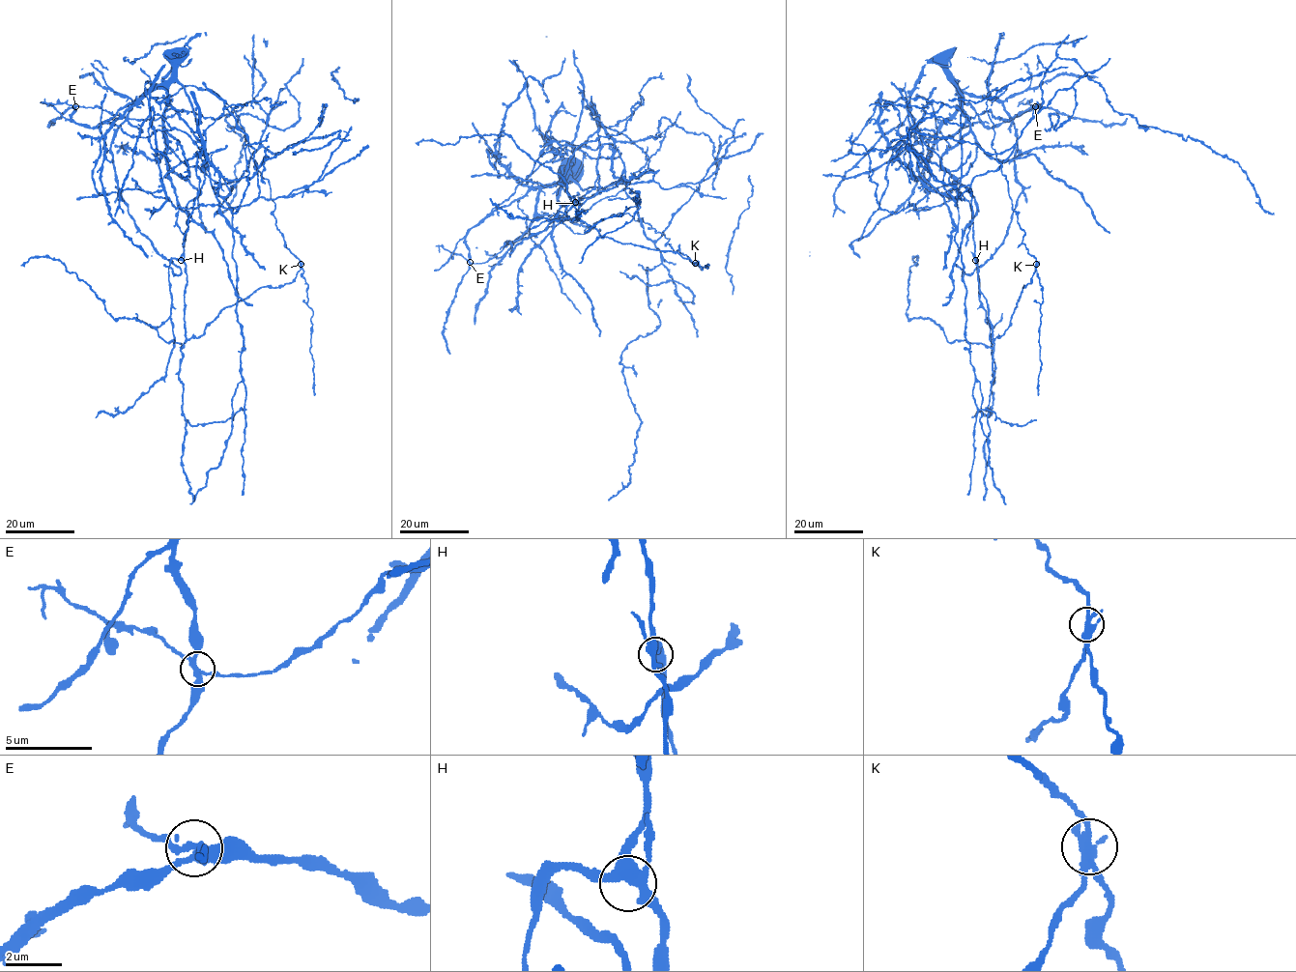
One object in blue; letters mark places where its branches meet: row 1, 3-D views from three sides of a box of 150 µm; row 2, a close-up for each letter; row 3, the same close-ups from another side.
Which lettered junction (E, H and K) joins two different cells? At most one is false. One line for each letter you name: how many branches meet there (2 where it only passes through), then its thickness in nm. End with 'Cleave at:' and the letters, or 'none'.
K: 4 branches meet; 300 nm thick
Cleave at: K

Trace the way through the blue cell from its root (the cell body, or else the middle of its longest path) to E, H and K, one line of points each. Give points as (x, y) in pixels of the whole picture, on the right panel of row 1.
E: (960, 192), (948, 171), (921, 157), (916, 128), (952, 136), (974, 123), (993, 128), (1035, 106)
H: (960, 192), (970, 207), (975, 260)
K: (960, 192), (970, 207), (979, 292), (986, 300), (994, 339), (1009, 326), (1023, 286), (1031, 283), (1035, 265)

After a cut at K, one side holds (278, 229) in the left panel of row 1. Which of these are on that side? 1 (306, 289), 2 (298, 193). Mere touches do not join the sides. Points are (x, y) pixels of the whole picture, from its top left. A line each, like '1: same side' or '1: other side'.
1: same side
2: other side

